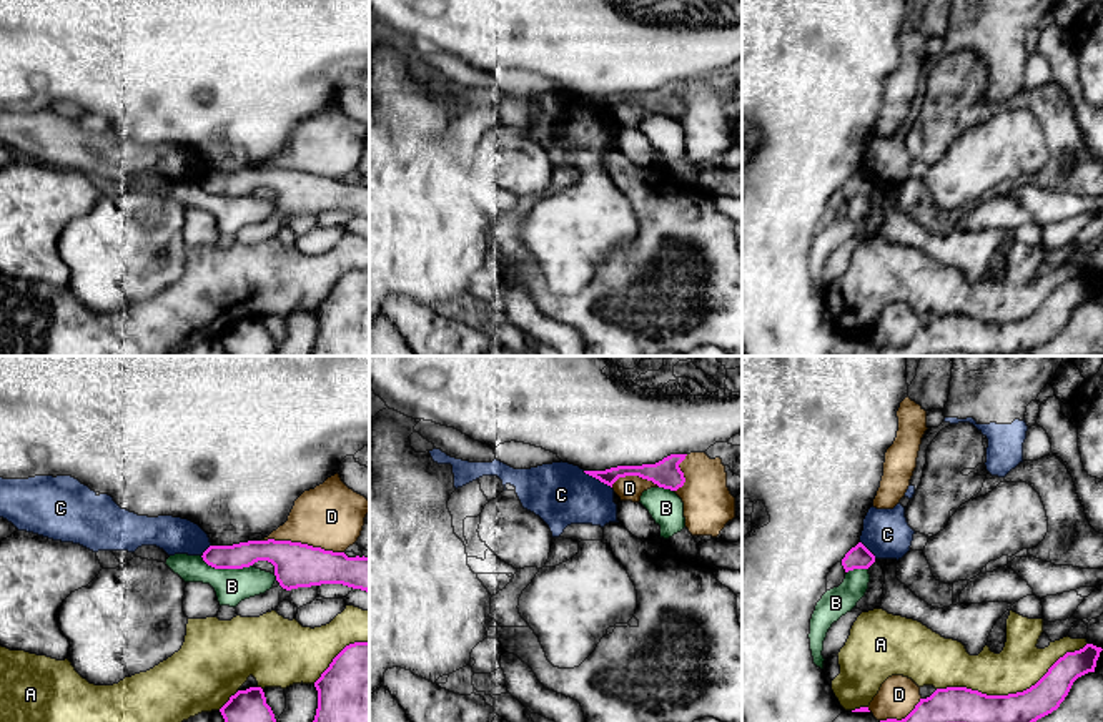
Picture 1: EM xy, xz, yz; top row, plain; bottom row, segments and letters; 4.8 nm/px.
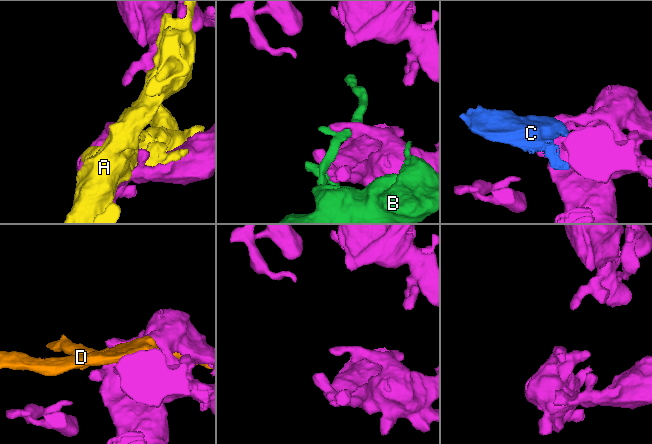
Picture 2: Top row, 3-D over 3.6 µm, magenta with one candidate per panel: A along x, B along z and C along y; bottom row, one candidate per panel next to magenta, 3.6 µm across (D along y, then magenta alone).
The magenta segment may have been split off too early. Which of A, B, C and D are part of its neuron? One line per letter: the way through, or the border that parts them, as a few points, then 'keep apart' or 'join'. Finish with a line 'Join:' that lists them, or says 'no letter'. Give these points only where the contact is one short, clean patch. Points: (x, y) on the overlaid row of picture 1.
A: keep apart
B: keep apart
C: border xz (583, 471), (611, 488); keep apart
D: keep apart
Join: no letter

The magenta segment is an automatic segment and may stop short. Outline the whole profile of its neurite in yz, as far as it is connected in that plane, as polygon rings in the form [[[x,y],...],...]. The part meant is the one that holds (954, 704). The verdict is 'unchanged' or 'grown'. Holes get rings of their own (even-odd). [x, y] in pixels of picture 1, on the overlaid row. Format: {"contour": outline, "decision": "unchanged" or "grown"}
{"contour": [[[1086,644],[1066,652],[1023,692],[987,695],[967,687],[937,689],[930,697],[920,699],[905,719],[880,722],[1036,722],[1060,707],[1078,677],[1095,672],[1101,650]]], "decision": "unchanged"}

